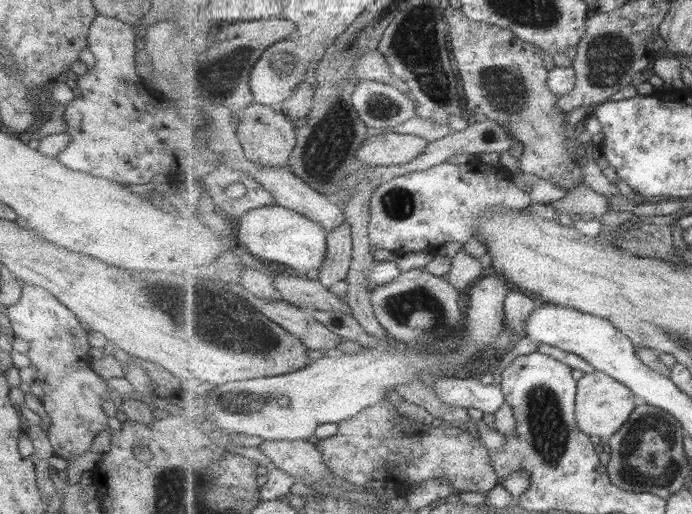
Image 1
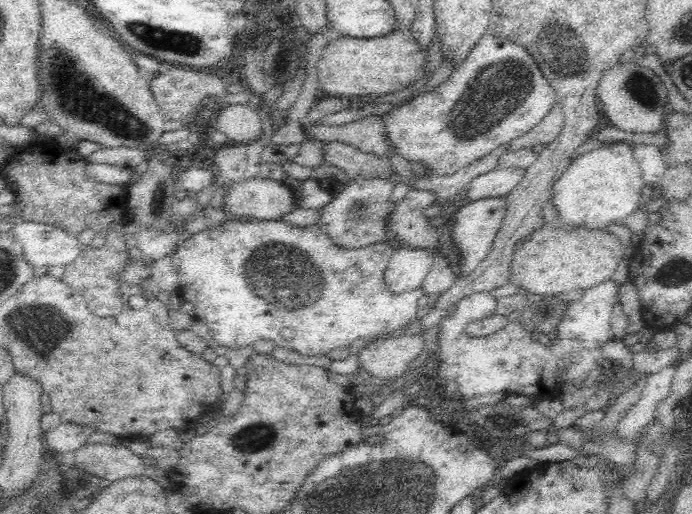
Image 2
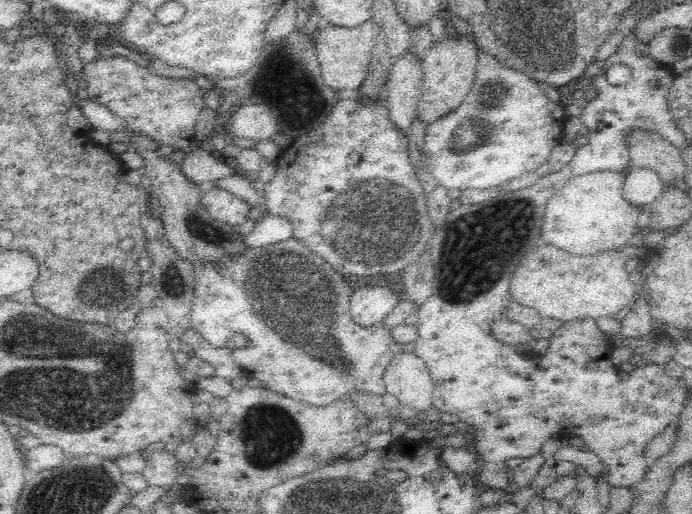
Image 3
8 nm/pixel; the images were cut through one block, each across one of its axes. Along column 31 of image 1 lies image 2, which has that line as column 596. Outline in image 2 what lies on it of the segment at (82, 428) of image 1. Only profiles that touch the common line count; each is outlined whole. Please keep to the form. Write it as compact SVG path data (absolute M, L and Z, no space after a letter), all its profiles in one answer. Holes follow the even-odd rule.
M613 279L584 292L578 300L569 302L556 325L555 338L546 343L534 342L519 320L510 320L502 330L470 338L465 333L468 324L490 318L496 313L497 298L489 293L476 292L463 296L453 304L452 312L442 317L437 331L438 380L457 382L457 396L464 400L486 394L524 395L537 401L559 397L560 389L567 384L585 388L586 378L592 370L603 368L605 360L602 346L615 337L611 332L612 308L619 300L619 284ZM542 374L542 376L536 376ZM548 374L548 376L546 376Z

